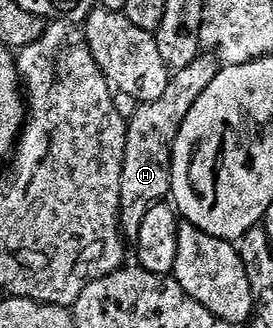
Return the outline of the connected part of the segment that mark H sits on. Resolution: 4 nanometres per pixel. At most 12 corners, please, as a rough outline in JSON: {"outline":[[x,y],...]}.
{"outline":[[200,51],[126,117],[119,231],[170,193],[171,151],[220,67]]}

